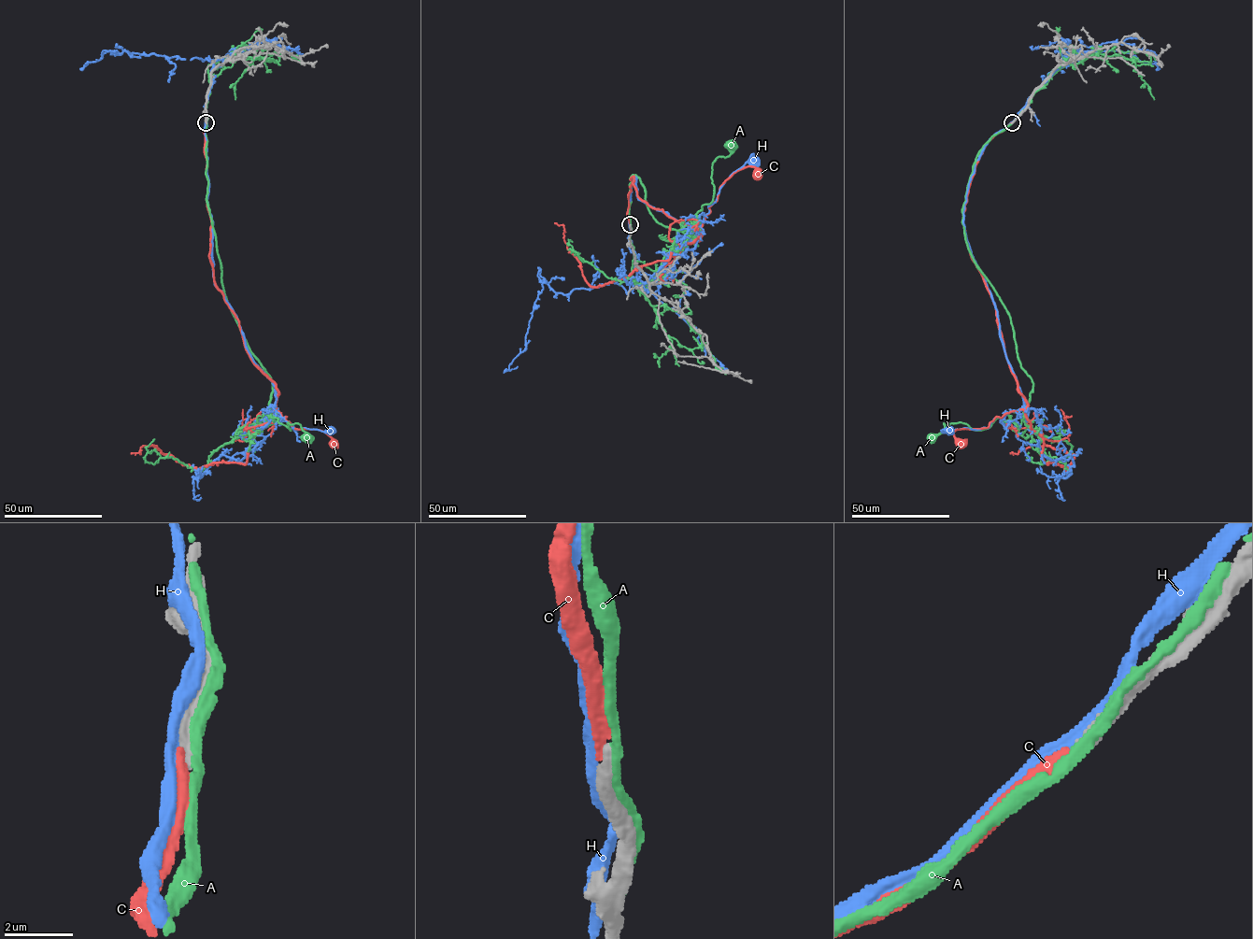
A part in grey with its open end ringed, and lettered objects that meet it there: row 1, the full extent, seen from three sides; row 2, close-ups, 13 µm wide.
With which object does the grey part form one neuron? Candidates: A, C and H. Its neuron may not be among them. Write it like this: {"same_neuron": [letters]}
{"same_neuron": ["C"]}

